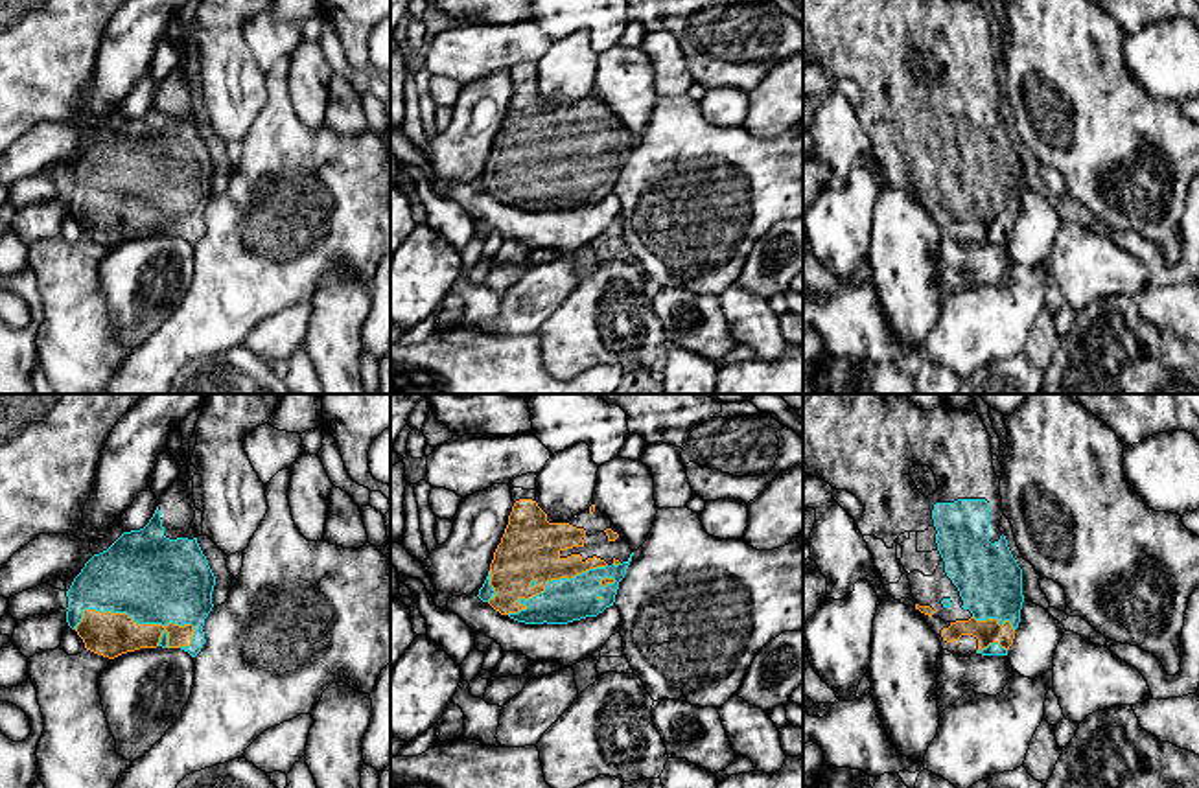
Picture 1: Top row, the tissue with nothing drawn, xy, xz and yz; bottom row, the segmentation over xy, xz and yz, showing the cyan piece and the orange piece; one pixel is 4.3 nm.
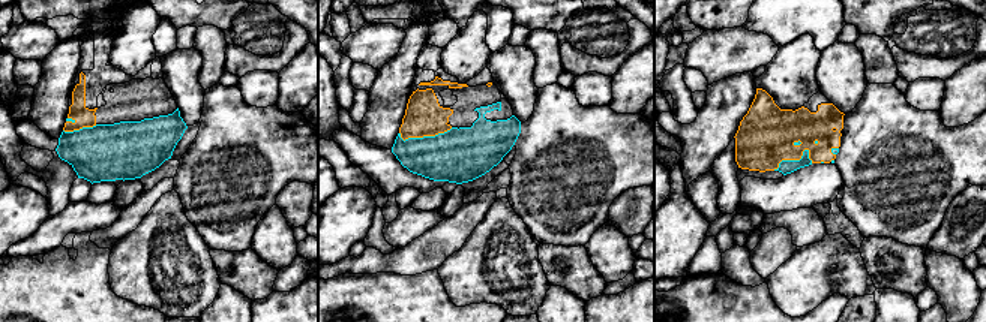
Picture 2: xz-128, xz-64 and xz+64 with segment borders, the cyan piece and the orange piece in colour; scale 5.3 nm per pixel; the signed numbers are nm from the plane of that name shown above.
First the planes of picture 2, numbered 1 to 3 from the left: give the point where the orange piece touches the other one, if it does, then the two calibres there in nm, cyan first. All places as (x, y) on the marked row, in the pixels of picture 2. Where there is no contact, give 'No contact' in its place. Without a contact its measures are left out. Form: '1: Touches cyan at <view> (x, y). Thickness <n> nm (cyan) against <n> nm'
1: Touches cyan at xz-128 (80, 129). Thickness 300 nm (cyan) against 110 nm
2: Touches cyan at xz-64 (425, 137). Thickness 300 nm (cyan) against 200 nm
3: Touches cyan at xz+64 (791, 160). Thickness 80 nm (cyan) against 320 nm

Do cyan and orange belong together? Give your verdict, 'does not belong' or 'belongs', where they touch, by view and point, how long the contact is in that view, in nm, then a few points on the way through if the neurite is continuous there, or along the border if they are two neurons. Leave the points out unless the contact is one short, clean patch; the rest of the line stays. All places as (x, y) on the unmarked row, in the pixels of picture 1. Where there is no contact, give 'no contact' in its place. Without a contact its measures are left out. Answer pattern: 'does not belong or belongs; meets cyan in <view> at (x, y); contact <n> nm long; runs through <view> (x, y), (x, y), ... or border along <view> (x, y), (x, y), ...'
belongs; meets cyan in xy at (133, 207); contact 550 nm long

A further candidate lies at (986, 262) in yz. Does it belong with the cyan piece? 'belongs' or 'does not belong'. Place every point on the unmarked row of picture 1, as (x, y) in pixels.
does not belong

